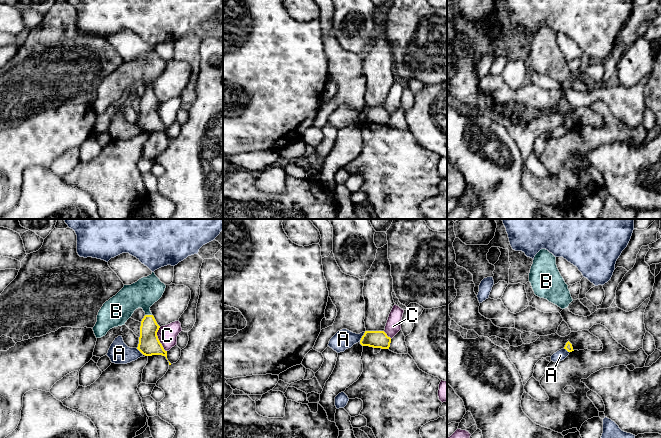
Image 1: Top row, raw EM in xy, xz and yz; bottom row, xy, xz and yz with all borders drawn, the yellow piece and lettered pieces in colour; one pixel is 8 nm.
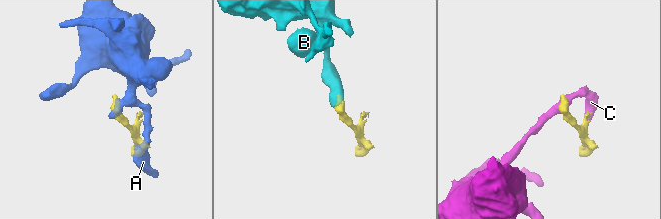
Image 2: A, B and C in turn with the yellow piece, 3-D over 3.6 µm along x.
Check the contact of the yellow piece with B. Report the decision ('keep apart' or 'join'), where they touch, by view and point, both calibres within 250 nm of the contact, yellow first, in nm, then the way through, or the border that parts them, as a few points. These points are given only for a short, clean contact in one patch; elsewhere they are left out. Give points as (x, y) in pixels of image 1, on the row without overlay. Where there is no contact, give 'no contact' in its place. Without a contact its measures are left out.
join; contact xy (148, 91); calibres 170 and 220 nm; way xy (149, 120), (148, 91), (146, 67)

